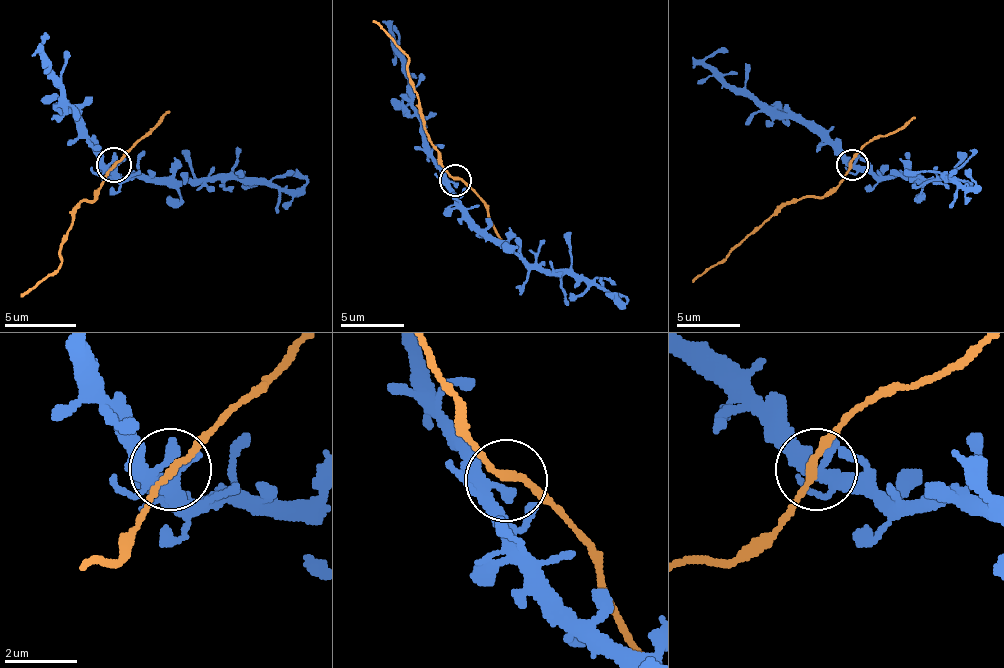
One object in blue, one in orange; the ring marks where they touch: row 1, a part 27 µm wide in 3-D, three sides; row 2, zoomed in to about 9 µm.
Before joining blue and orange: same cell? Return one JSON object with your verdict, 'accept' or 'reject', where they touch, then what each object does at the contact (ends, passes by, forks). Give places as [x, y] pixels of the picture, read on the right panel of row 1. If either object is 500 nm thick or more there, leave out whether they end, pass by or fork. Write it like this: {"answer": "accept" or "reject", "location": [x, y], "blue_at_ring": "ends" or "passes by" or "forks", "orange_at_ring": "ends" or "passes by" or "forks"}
{"answer": "accept", "location": [852, 165], "blue_at_ring": "forks", "orange_at_ring": "passes by"}

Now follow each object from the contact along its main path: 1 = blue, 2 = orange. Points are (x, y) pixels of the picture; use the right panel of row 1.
1: (852, 164), (868, 167), (881, 176), (935, 180), (945, 176), (973, 186), (967, 170)
2: (852, 164), (837, 186), (779, 205), (693, 281)

